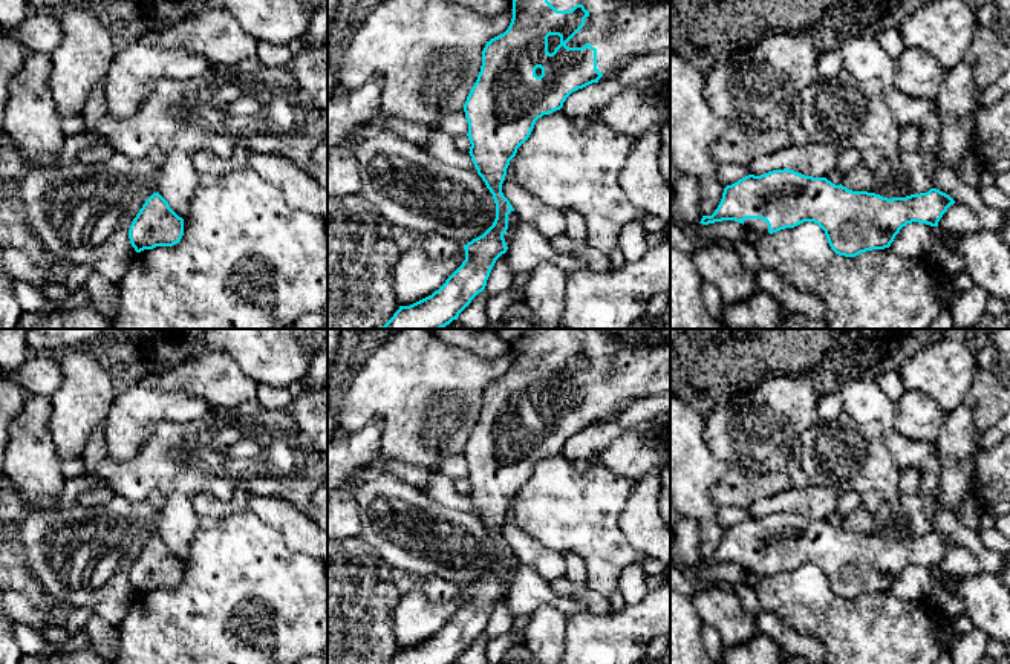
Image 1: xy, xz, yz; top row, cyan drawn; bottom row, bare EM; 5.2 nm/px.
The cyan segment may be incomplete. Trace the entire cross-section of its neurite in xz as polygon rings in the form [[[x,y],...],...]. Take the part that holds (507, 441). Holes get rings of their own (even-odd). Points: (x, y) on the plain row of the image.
[[[433,329],[435,335],[447,344],[462,347],[482,358],[499,358],[513,355],[508,372],[487,384],[482,393],[482,408],[474,428],[464,447],[468,465],[470,499],[477,517],[485,525],[496,546],[496,561],[493,568],[467,588],[465,603],[432,638],[410,647],[399,649],[389,664],[453,664],[485,632],[490,615],[496,603],[507,595],[503,577],[508,572],[508,557],[514,554],[510,543],[502,535],[510,503],[517,491],[529,480],[534,467],[543,457],[549,457],[563,450],[566,441],[601,419],[609,418],[623,404],[635,402],[647,396],[658,396],[670,392],[670,341],[660,347],[623,347],[614,330],[608,329],[539,329],[514,343],[507,343],[497,332],[474,332],[471,329]]]

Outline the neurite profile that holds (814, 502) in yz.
[[[808,483],[805,488],[794,488],[768,499],[756,500],[745,511],[754,519],[790,511],[805,519],[826,520],[837,511],[839,497],[840,493],[832,487]]]

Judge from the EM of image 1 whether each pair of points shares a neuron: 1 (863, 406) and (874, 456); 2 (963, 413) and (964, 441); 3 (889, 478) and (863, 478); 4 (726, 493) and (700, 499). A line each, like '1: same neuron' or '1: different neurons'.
1: different neurons
2: same neuron
3: same neuron
4: different neurons

